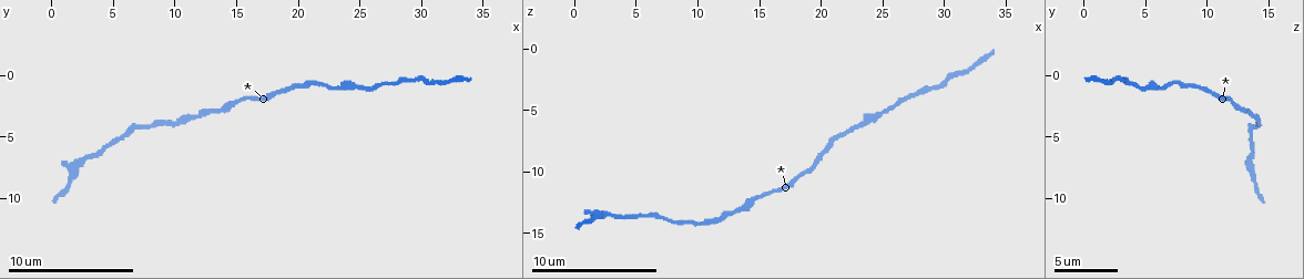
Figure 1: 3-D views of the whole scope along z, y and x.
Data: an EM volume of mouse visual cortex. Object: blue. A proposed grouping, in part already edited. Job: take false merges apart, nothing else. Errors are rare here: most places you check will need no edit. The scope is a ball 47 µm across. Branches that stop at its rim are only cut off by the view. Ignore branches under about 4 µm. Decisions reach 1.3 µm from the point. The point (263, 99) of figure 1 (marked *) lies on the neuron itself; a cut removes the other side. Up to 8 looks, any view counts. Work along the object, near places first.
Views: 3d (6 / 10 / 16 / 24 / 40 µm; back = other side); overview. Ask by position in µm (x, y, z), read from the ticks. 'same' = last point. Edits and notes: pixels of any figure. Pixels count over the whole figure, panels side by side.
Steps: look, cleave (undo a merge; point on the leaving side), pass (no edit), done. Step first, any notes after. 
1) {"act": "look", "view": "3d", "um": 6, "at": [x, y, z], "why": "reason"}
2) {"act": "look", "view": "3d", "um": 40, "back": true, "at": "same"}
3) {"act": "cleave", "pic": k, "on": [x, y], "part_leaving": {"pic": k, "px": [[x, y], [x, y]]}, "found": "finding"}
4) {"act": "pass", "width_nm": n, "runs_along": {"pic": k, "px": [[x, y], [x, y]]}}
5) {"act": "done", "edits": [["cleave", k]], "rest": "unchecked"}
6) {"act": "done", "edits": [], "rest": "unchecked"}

{"act": "look", "view": "3d", "um": 10, "at": [3.4, 6.4, 13.6]}

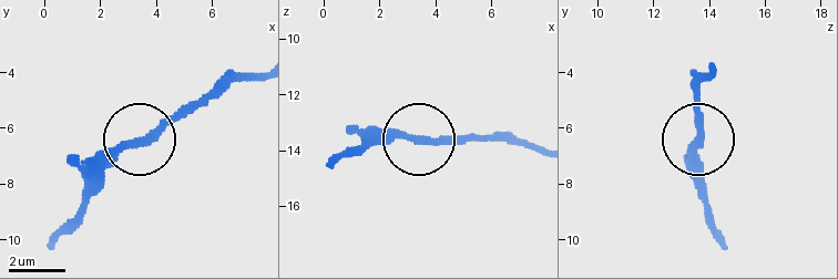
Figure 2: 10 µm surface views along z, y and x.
{"act": "pass", "runs_along": {"pic": 2, "px": [[712, 69], [697, 88], [697, 176]]}, "found": "one neuron here"}

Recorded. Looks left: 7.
{"act": "look", "view": "3d", "um": 10, "at": [9.6, 4.0, 14.0], "why": "calibre changes"}

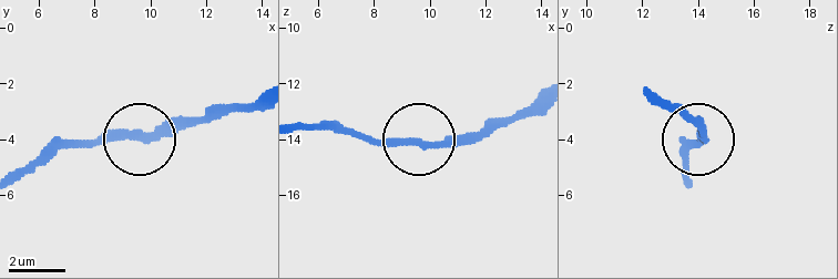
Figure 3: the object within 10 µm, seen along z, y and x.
{"act": "look", "view": "3d", "um": 10, "back": true, "at": [9.7, 3.8, 14.2]}

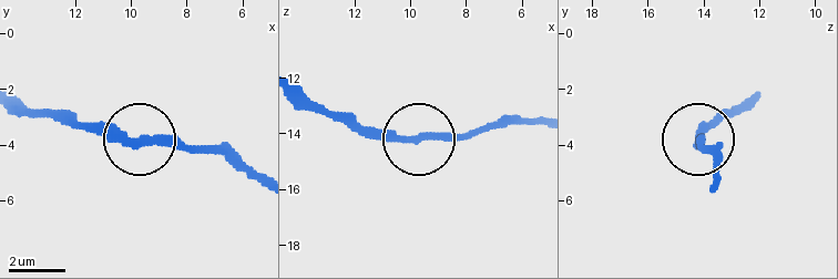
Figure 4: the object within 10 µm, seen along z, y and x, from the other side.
{"act": "pass", "width_nm": 270, "runs_along": {"pic": 4, "px": [[304, 93], [325, 110], [410, 135], [494, 128]]}, "found": "all the same neuron"}

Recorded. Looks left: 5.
{"act": "look", "view": "3d", "um": 10, "at": [25.8, 0.8, 4.8], "why": "thick turns thin"}

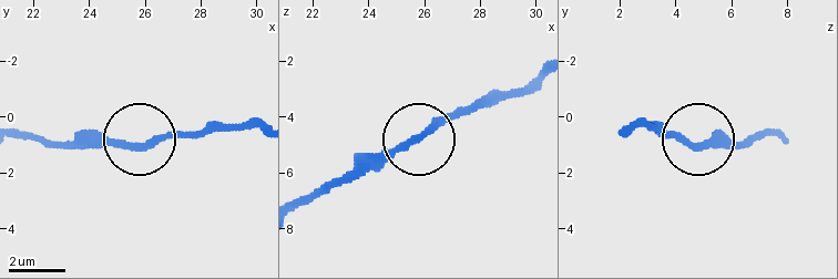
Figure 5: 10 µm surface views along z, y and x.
{"act": "look", "view": "3d", "um": 10, "back": true, "at": [25.6, 1.0, 4.8], "why": "other side"}

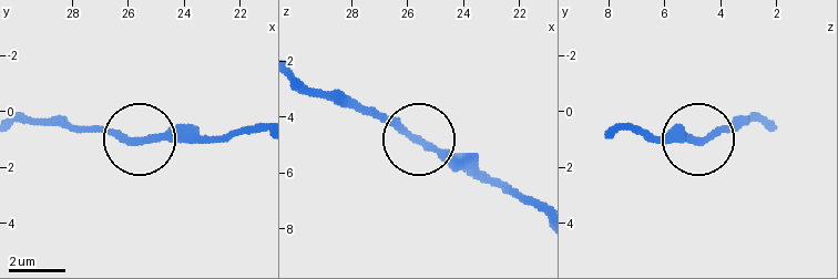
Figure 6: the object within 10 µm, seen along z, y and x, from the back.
{"act": "pass", "width_nm": 250, "runs_along": {"pic": 6, "px": [[540, 213], [461, 172], [357, 101]]}, "found": "one neuron here"}

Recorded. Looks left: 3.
{"act": "look", "view": "3d", "um": 6, "at": [29.4, 0.4, 3.2], "why": "thin neck"}

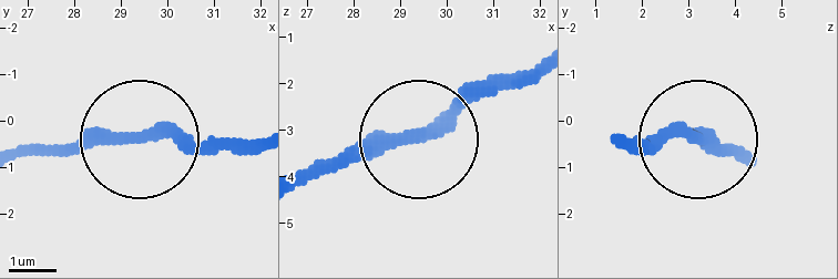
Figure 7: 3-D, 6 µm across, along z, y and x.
{"act": "pass", "runs_along": {"pic": 7, "px": [[744, 154], [716, 138], [636, 138]]}, "found": "continuous, no second neuron"}

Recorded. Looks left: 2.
{"act": "done", "edits": [], "rest": "unchecked"}

